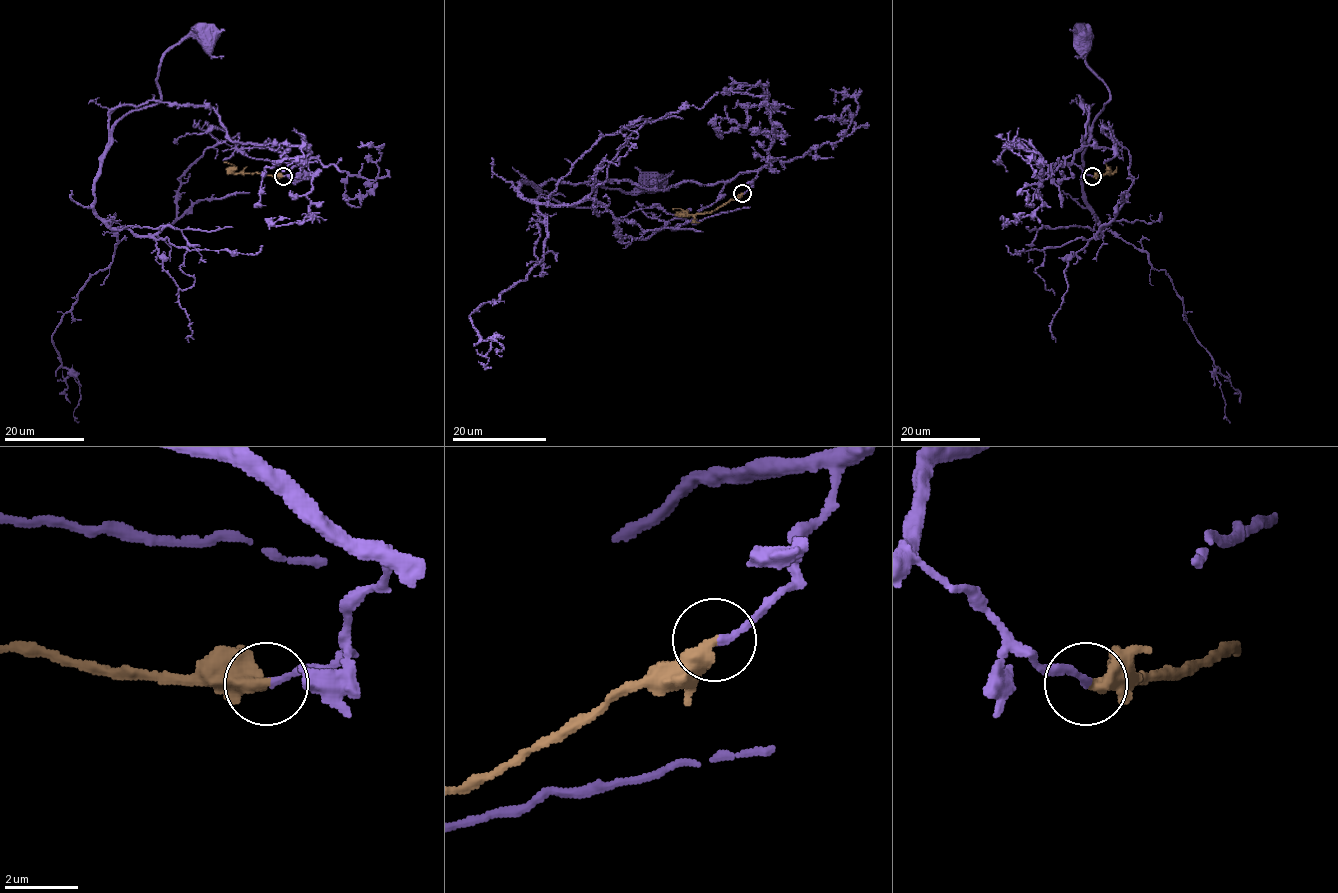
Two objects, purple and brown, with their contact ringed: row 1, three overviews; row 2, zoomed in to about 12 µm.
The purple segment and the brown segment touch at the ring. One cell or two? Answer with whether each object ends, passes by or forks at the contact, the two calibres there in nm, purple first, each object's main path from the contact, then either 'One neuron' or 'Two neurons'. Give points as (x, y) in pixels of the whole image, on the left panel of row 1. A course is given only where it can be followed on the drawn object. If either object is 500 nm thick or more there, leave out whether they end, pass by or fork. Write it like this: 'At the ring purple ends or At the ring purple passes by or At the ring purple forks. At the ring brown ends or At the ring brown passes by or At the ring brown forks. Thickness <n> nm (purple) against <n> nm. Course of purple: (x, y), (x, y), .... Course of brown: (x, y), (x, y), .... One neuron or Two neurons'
At the ring purple ends. At the ring brown ends. Thickness 180 nm (purple) against 420 nm. Course of purple: (284, 176), (295, 162), (234, 141), (213, 109), (118, 106), (109, 127), (154, 106), (162, 57), (206, 34). Course of brown: (283, 176), (235, 172), (235, 166), (224, 161). One neuron

